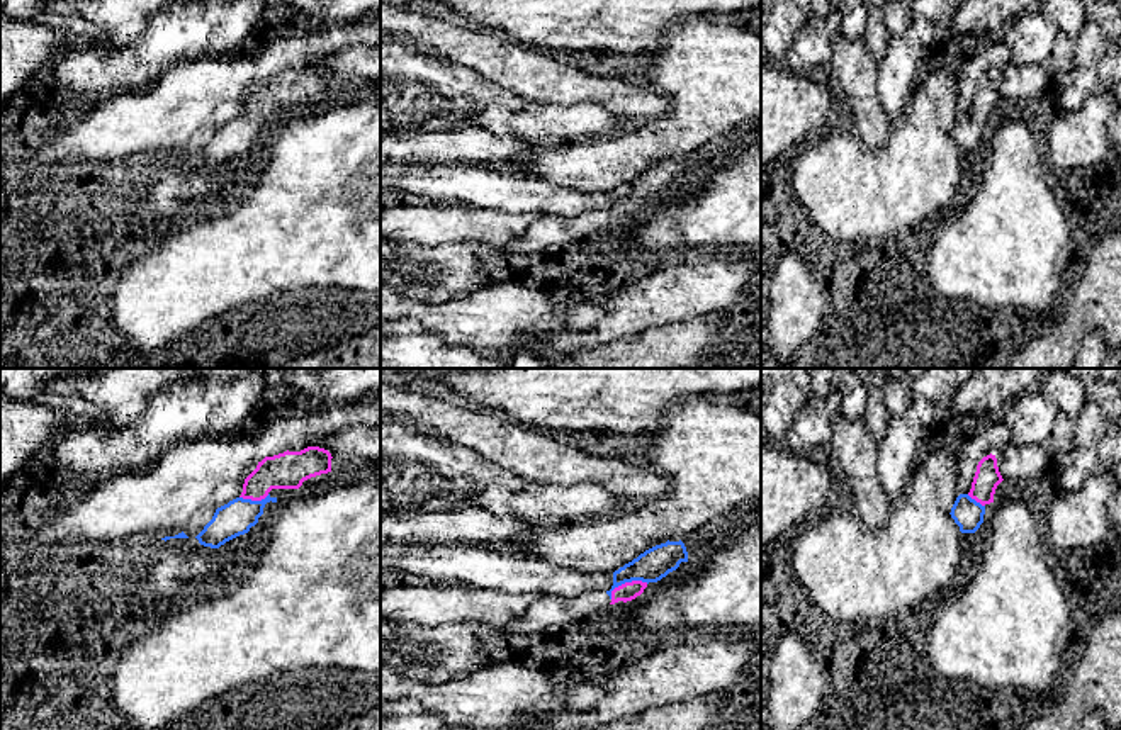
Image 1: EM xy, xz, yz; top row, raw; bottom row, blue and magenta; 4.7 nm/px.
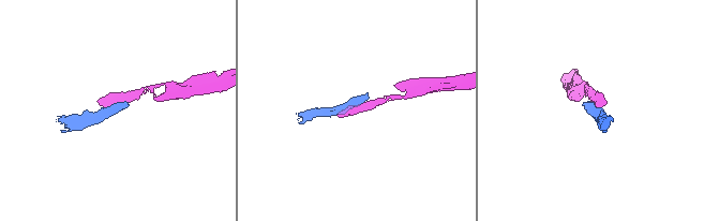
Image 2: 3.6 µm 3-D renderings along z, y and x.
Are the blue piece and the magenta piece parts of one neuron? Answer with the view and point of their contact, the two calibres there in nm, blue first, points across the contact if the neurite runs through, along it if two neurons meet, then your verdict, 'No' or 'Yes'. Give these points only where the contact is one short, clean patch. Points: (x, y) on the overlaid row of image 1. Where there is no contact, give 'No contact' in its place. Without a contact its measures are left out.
Touches blue at xz (625, 581). Thickness 150 nm (blue) against 90 nm. Path across: xz (656, 562), (625, 581), (627, 591). Yes

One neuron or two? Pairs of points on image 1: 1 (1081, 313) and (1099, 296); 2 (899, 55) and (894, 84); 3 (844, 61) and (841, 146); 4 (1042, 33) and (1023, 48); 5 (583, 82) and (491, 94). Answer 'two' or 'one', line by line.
1: one
2: one
3: two
4: one
5: two

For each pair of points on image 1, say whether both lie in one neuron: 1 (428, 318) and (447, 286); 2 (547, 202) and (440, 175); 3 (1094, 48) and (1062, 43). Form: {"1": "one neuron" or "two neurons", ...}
{"1": "two neurons", "2": "one neuron", "3": "two neurons"}

